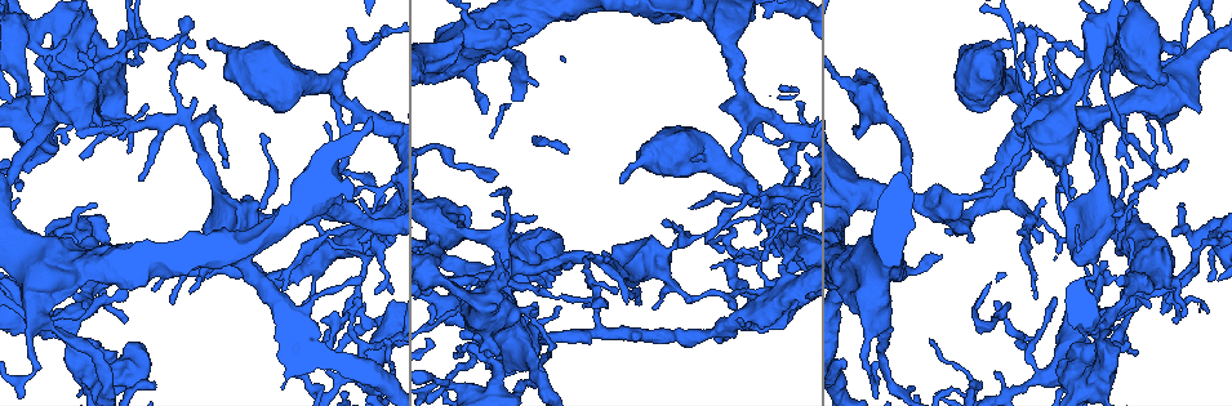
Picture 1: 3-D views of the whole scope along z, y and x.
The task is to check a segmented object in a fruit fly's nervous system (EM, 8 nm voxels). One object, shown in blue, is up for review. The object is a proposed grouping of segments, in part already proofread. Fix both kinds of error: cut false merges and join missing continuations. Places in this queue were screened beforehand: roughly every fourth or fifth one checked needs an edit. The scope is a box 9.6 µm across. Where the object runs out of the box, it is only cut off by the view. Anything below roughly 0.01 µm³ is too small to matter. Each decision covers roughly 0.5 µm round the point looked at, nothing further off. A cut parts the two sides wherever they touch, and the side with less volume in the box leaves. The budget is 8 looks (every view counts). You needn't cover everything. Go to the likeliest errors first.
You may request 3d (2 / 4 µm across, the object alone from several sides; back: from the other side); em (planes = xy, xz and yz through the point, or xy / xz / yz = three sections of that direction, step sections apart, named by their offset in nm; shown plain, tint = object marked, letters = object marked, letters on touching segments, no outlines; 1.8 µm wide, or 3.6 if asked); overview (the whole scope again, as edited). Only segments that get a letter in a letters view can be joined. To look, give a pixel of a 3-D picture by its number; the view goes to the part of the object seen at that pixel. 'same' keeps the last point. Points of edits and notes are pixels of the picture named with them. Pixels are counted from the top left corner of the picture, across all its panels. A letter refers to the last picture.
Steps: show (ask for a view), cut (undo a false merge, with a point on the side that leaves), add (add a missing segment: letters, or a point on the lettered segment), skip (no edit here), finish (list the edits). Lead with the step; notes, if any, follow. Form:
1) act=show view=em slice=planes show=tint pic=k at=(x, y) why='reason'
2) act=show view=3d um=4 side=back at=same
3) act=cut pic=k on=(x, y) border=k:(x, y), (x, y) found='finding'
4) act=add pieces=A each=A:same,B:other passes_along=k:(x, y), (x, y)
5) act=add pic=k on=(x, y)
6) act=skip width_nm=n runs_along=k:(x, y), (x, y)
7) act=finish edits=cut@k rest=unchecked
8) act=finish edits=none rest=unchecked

act=show view=em um=3.6 slice=planes show=plain pic=1 at=(1149, 91) why='calibre changes'

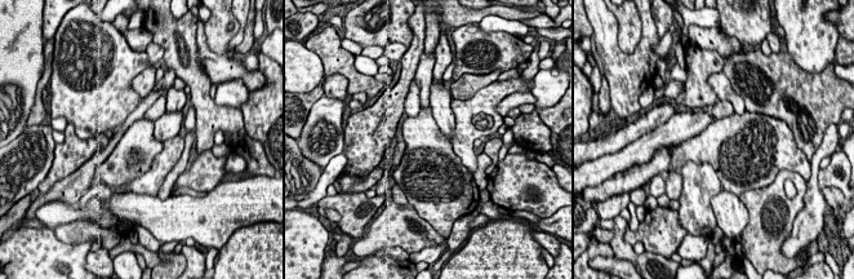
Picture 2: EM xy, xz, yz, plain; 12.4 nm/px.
act=show view=em um=3.6 slice=planes show=letters at=same why='what lies round it'

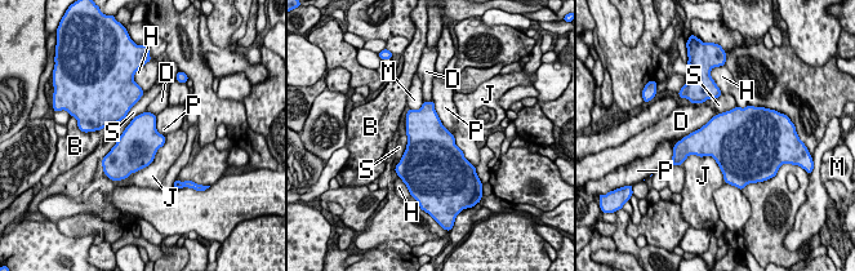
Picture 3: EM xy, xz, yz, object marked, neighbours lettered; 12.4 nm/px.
act=skip each=B:other,D:other,H:other,J:other,M:other,P:other,S:other border=3:(432, 100), (439, 119), (452, 133) found='one cell here'

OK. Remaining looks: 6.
act=show view=3d um=4 pic=1 at=(89, 283) why='thick turns thin'

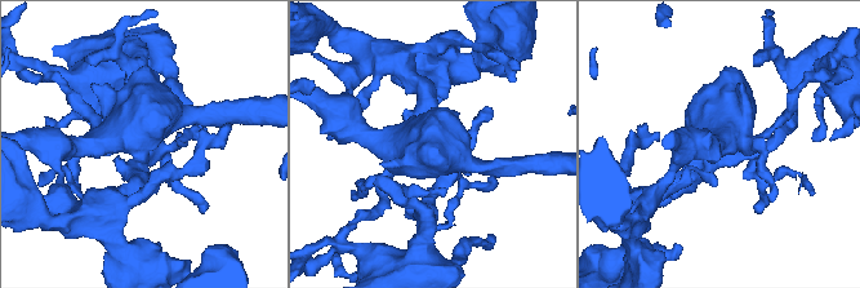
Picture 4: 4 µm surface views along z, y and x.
act=show view=em um=3.6 slice=yz step=4 show=tint pic=4 at=(149, 147) why='now the EM'

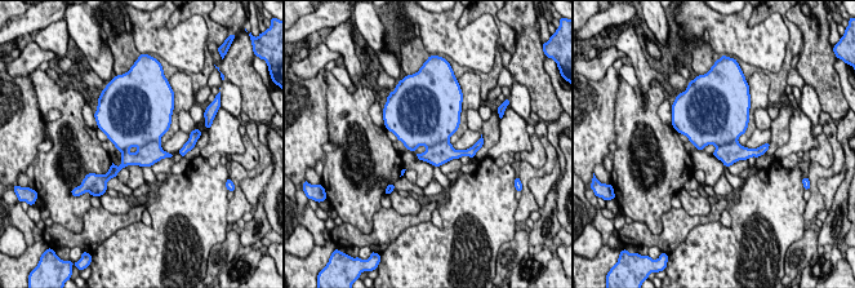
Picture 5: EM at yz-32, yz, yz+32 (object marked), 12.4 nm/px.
act=show view=em um=3.6 slice=planes show=letters at=same why='another direction'

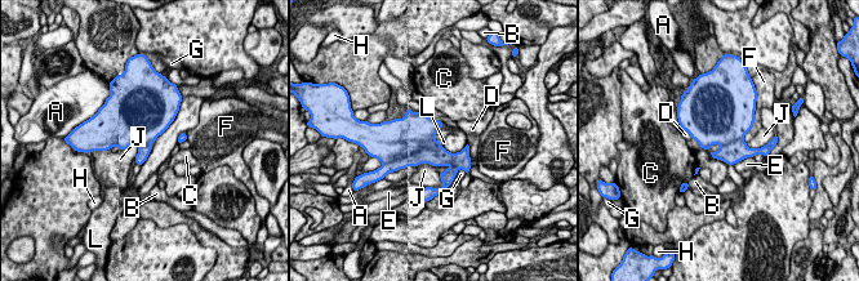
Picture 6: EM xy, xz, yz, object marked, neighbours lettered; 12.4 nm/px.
act=cut pic=6 on=(415, 132) each=A:other,B:other,C:other,D:other,E:other,F:other,G:other,H:other,J:other,L:other found='a second cell is stuck on'

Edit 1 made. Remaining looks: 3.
act=show view=em slice=planes show=letters pic=1 at=(601, 251) why='tapers out'

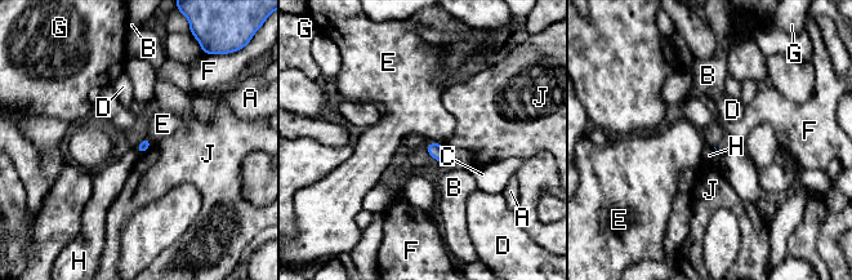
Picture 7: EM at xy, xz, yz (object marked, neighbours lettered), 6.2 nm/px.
act=skip longest_contact=J:120nm each=A:other,B:other,C:other,D:other,E:other,F:other,G:other,H:other,J:other border=7:(134, 147), (139, 154) found='none of them fits'

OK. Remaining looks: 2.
act=finish edits=cut@6 rest=unchecked

